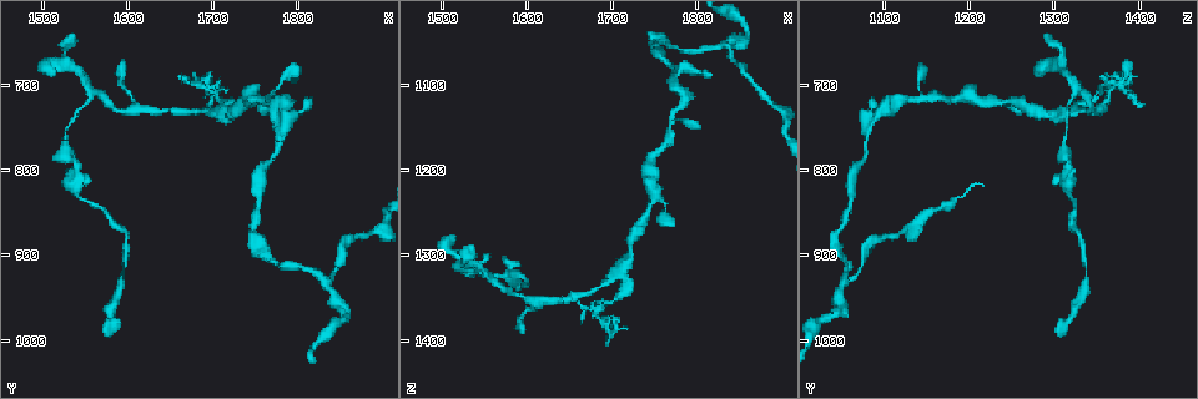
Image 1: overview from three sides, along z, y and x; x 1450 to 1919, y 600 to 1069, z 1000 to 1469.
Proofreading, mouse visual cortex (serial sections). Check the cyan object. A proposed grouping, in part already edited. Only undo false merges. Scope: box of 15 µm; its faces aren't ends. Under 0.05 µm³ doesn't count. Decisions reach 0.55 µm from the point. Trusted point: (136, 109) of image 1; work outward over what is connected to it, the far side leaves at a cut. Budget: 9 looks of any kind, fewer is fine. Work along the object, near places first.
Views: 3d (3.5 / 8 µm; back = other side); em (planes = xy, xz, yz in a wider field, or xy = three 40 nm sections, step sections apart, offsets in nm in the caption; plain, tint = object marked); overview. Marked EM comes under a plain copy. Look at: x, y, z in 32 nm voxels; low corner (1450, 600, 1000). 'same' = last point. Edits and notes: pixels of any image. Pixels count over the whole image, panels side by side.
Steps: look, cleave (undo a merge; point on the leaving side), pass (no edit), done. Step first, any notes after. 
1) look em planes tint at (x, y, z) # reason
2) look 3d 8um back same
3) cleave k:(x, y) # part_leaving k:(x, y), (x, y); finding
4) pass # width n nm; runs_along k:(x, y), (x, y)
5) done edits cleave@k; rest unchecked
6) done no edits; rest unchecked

look 3d 3.5um at (1705, 730, 1325) # side arm on a straight run

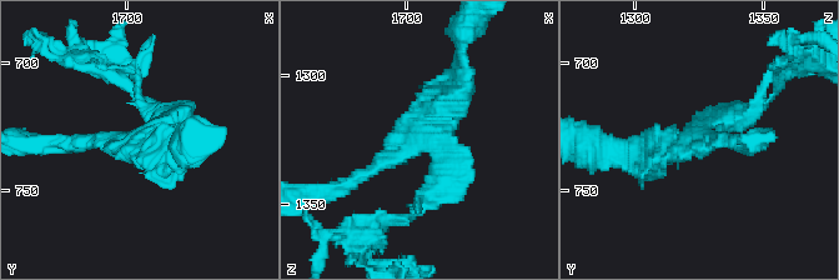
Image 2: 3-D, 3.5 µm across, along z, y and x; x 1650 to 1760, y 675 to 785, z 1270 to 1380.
look em xy step 5 tint at (1705, 732, 1324)

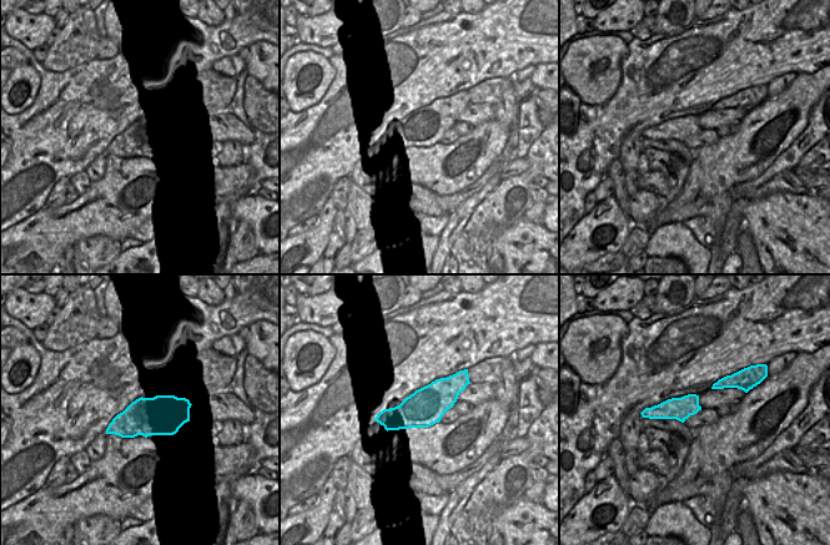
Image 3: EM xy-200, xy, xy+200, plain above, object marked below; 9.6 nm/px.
pass # runs_along 2:(348, 186), (436, 121), (463, 68); one cell here

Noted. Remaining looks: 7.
look 3d 3.5um at (1685, 695, 1375) # sharp bend

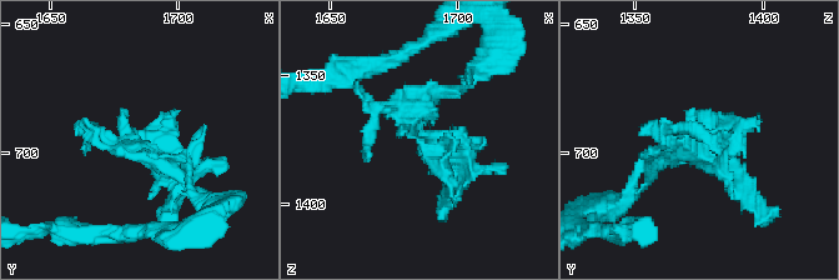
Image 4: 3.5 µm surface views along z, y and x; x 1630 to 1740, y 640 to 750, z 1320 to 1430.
look em xy step 2 tint at (1682, 698, 1373) # shape alone is not enough

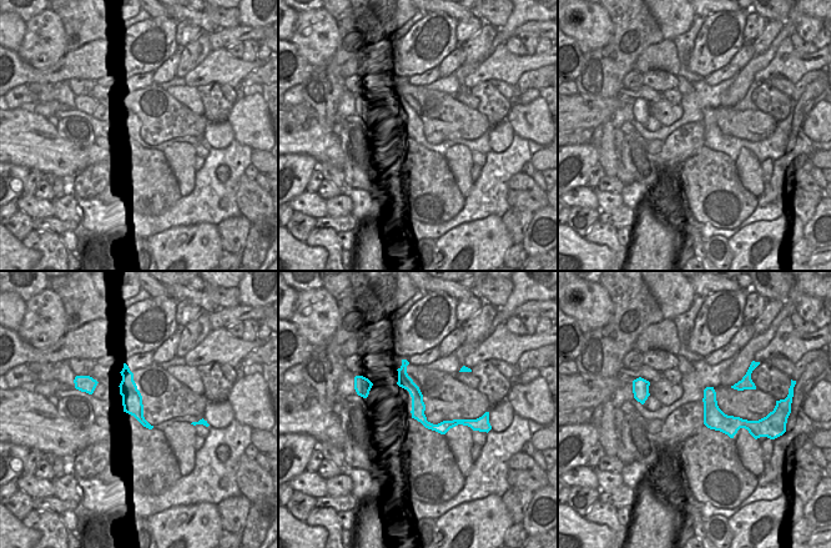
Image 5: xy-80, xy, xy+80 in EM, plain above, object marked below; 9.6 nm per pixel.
pass # runs_along 4:(649, 179), (678, 144), (726, 171); all the same cell

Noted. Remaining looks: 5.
look 3d 8um at (1770, 715, 1150) # three-way junction

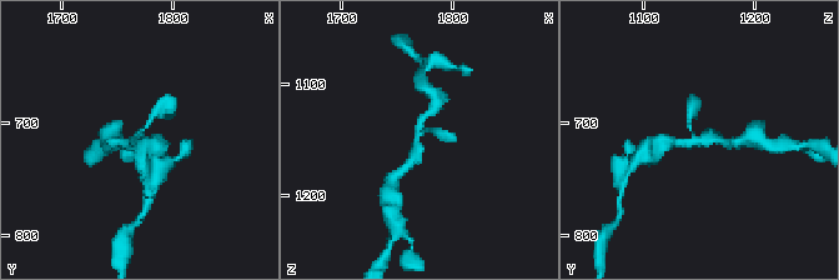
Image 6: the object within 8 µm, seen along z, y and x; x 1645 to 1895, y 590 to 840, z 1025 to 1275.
look em xy step 2 tint at (1770, 718, 1146) # arms 3; arm_widths 150, 250, 250 nm; need the tissue

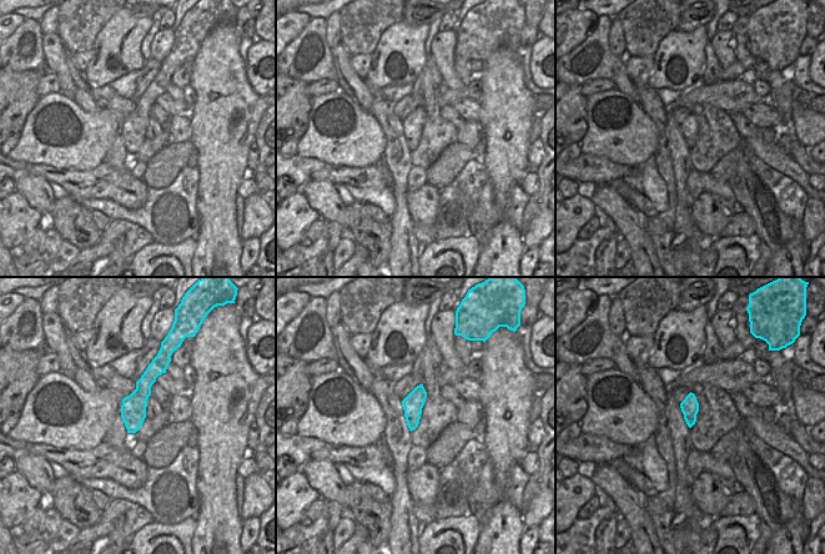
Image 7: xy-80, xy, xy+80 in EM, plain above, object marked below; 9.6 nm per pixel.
pass # width 190 nm; runs_along 7:(155, 367), (134, 406), (130, 429); continuous, no second cell

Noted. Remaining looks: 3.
look 3d 8um at (1745, 875, 1045) # sharp bend

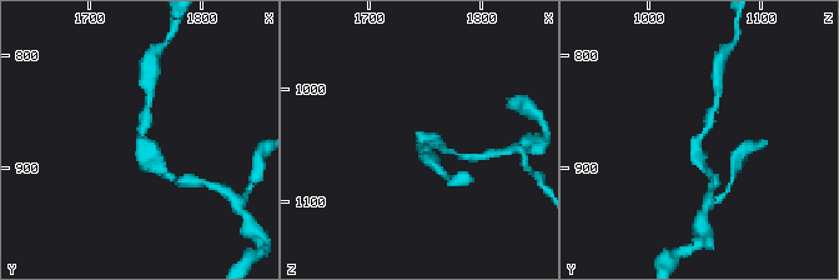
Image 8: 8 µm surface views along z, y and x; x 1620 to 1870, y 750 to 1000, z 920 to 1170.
look em xy step 3 tint at (1746, 872, 1048) # arm_widths 250, 250 nm

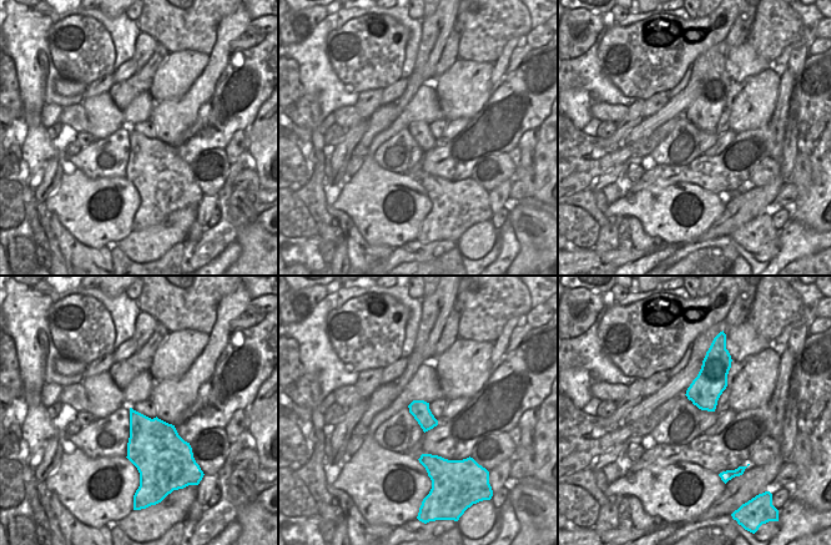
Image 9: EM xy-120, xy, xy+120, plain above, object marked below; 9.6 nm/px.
pass # runs_along 8:(147, 106), (144, 146), (162, 165); all the same cell

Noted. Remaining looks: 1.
done no edits; rest unchecked

